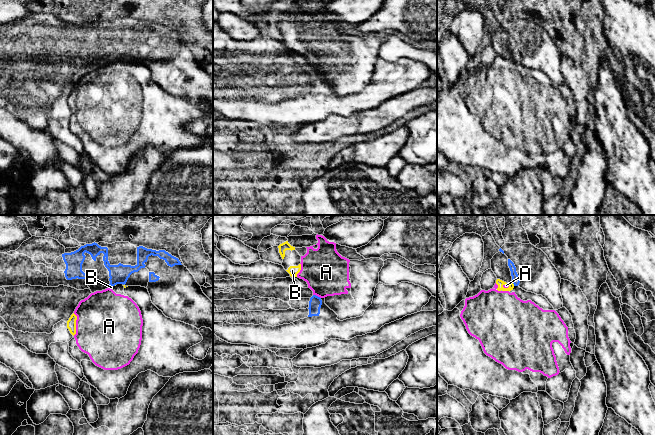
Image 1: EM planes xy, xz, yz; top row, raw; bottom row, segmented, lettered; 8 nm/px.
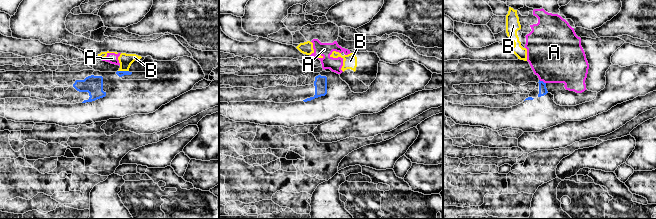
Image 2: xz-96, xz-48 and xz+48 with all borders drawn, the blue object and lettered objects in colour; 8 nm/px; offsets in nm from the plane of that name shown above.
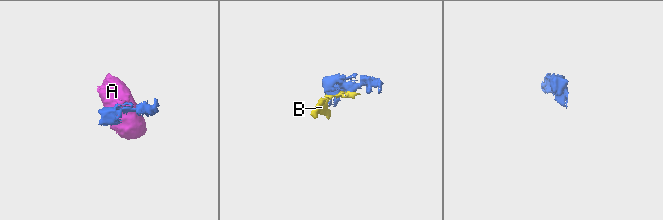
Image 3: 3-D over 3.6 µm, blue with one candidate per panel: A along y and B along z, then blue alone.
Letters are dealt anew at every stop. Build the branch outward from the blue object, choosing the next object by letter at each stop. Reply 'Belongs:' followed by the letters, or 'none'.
Belongs: none

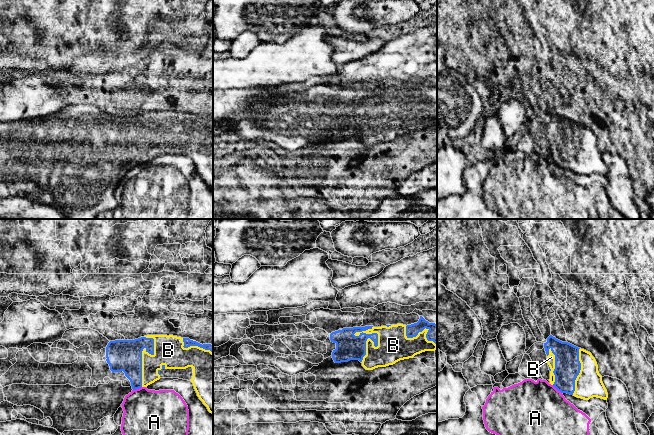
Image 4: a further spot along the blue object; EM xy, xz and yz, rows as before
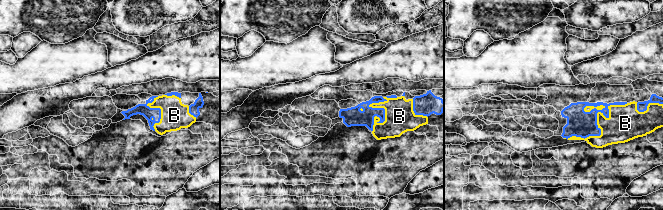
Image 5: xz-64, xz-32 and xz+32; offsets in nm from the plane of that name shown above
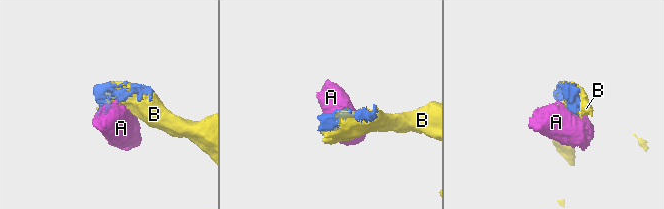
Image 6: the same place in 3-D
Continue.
Belongs: B

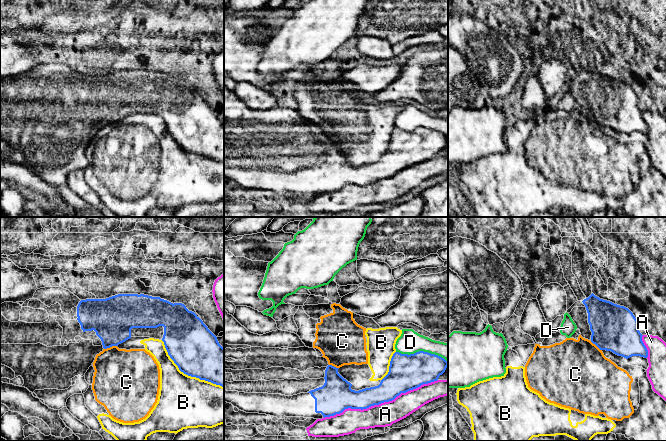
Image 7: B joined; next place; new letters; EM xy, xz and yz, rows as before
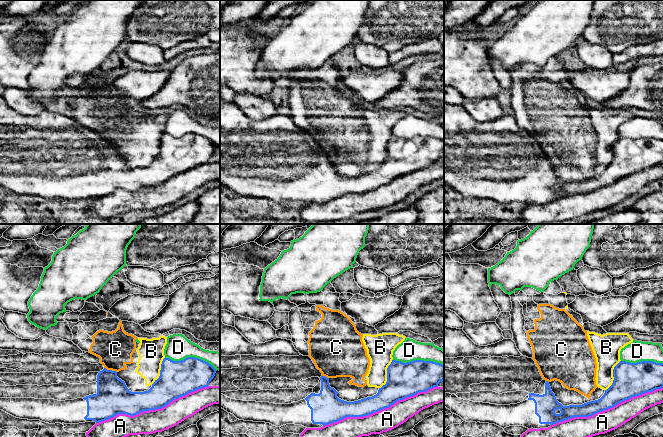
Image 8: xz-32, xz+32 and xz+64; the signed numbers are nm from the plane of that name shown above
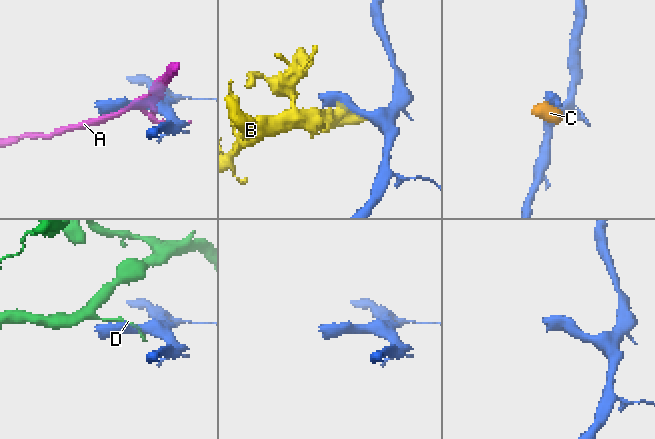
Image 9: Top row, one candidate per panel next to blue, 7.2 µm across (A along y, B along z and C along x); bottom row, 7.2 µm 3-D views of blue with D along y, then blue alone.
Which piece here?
Belongs: none

